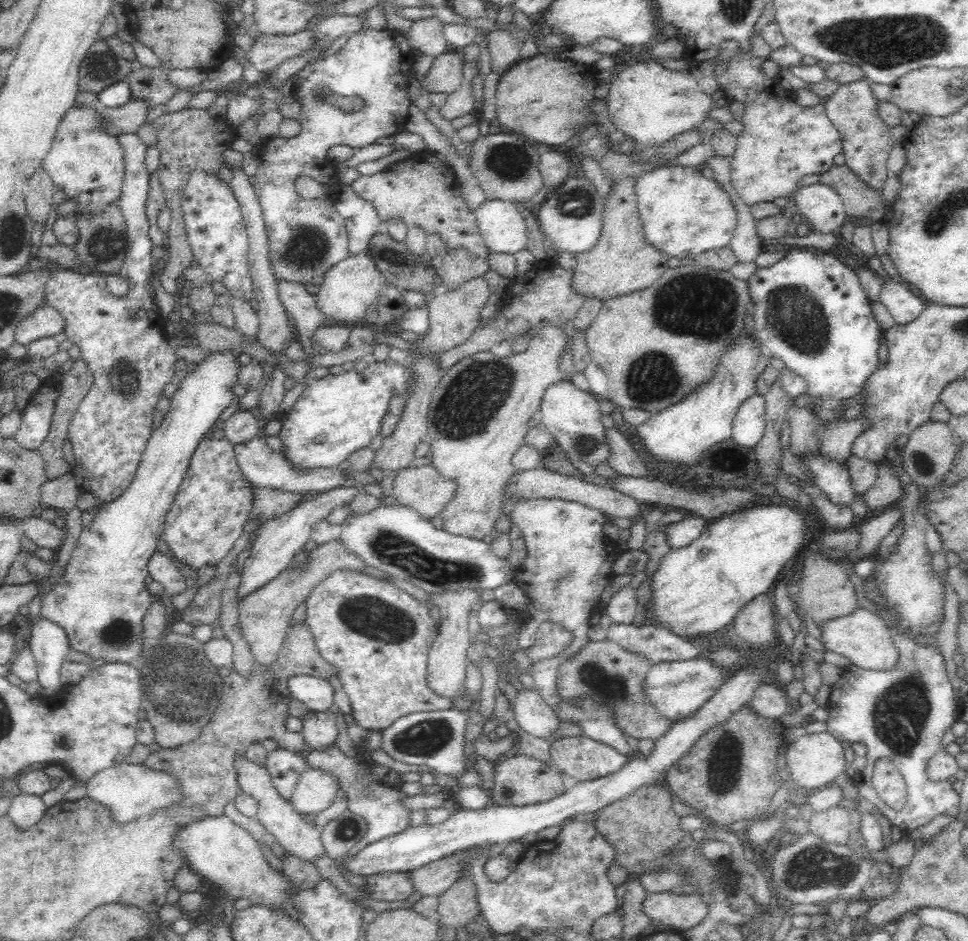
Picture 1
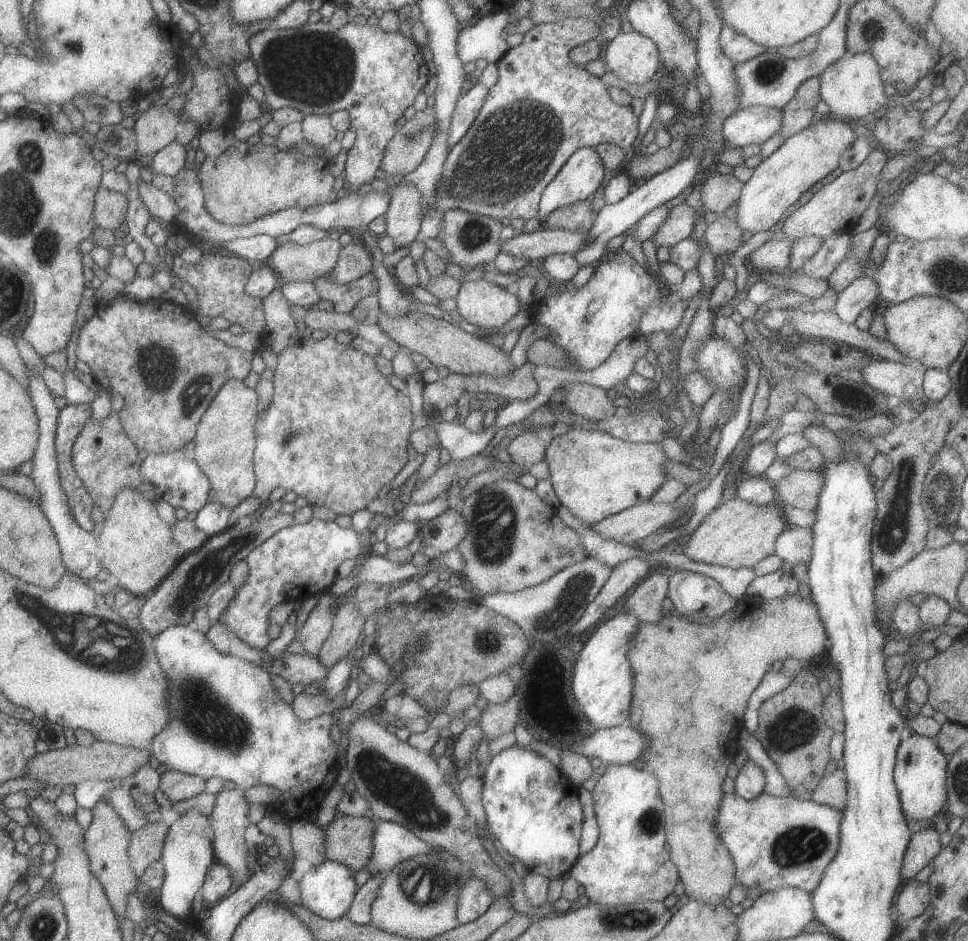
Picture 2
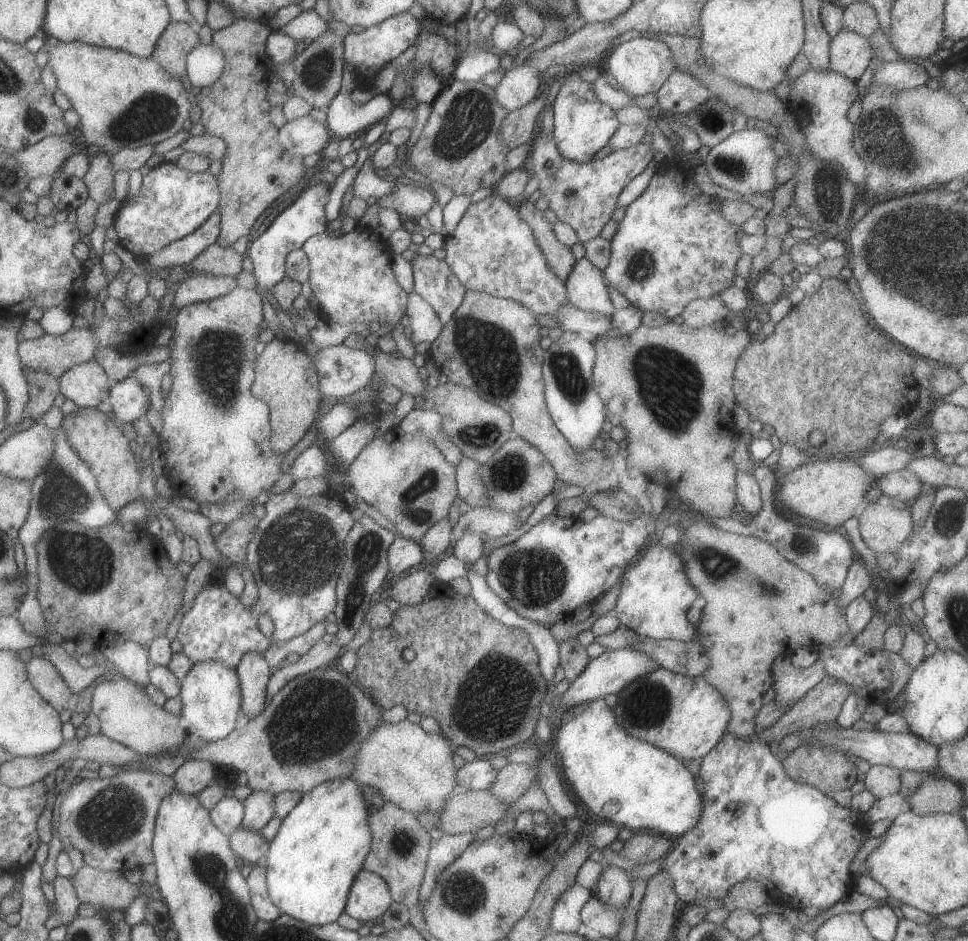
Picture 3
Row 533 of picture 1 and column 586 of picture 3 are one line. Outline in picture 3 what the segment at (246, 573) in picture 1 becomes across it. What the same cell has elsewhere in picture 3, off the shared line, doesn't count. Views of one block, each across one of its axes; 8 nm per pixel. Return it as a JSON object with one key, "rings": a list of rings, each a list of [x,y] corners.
{"rings":[[[585,257],[575,260],[565,281],[570,305],[582,311],[611,316],[615,308],[607,295],[607,287],[603,273]]]}

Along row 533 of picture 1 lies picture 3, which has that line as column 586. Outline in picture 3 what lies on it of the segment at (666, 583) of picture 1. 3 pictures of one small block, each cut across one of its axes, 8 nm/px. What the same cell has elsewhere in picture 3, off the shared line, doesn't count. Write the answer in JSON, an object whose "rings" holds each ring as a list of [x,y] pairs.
{"rings":[[[606,698],[593,699],[567,708],[561,714],[561,725],[557,728],[555,740],[565,780],[573,787],[579,800],[589,808],[589,812],[593,812],[601,822],[609,821],[635,832],[661,834],[672,841],[697,824],[703,810],[703,799],[695,791],[694,776],[667,751],[625,734],[619,728]]]}

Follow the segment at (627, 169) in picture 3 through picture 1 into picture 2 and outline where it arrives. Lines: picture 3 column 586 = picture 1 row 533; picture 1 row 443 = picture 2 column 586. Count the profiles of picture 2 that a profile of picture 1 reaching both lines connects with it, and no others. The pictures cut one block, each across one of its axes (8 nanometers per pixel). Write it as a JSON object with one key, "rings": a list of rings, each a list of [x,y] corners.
{"rings":[[[583,16],[564,18],[552,23],[534,25],[522,36],[520,44],[507,49],[507,52],[495,63],[498,77],[490,88],[487,96],[467,132],[451,146],[443,163],[441,180],[435,190],[433,208],[437,212],[446,209],[467,208],[475,202],[483,204],[501,204],[517,202],[519,218],[539,221],[539,228],[547,230],[567,230],[567,232],[587,232],[598,212],[594,211],[590,195],[585,200],[573,202],[569,206],[561,206],[553,210],[545,220],[539,220],[538,202],[541,192],[555,176],[562,164],[579,147],[594,147],[600,143],[609,143],[626,150],[635,143],[637,134],[637,116],[631,107],[619,106],[607,93],[608,87],[603,85],[599,77],[587,73],[569,60],[569,50],[583,44],[587,40],[597,39],[599,28],[593,20]]]}

